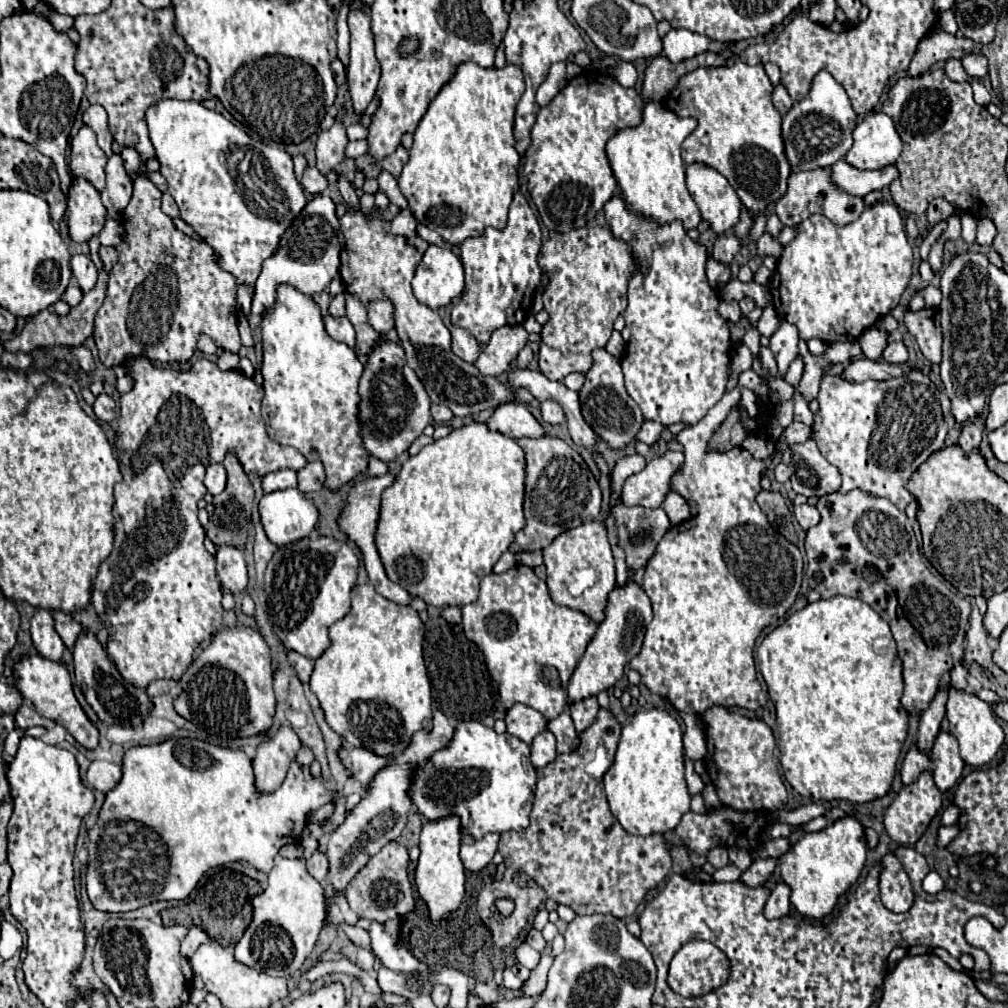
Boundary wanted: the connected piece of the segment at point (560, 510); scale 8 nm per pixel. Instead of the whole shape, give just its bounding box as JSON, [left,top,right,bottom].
[512,436,600,552]

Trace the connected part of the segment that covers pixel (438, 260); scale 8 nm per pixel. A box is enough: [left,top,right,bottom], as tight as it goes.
[412,244,464,310]

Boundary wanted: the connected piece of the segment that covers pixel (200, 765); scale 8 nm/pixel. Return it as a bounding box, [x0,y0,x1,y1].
[86,738,334,912]

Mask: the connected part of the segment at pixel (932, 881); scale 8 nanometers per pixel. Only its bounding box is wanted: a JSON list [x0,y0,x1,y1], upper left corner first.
[922,872,946,894]

